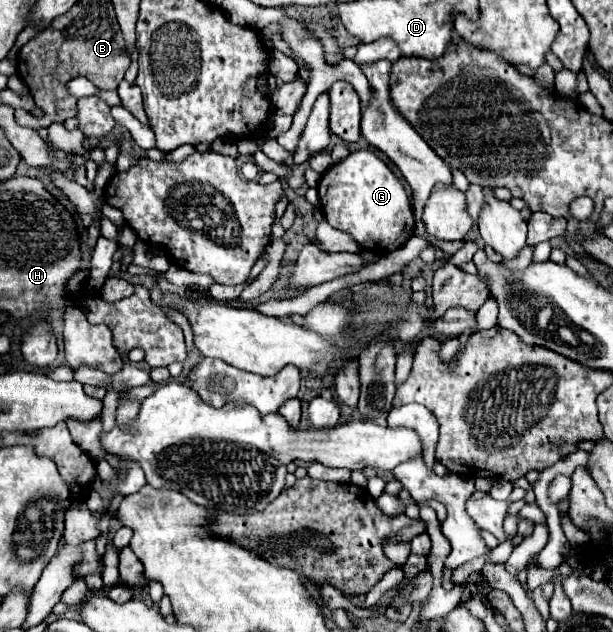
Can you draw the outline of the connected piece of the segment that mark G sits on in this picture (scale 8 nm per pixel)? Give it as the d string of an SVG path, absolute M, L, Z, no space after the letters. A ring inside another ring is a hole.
M372 150L352 152L346 160L332 164L318 182L318 194L320 194L322 214L324 214L326 222L330 222L332 228L338 228L338 230L350 234L358 244L362 244L364 250L368 250L376 256L390 254L392 250L404 246L406 240L414 232L414 212L412 212L404 184Z

